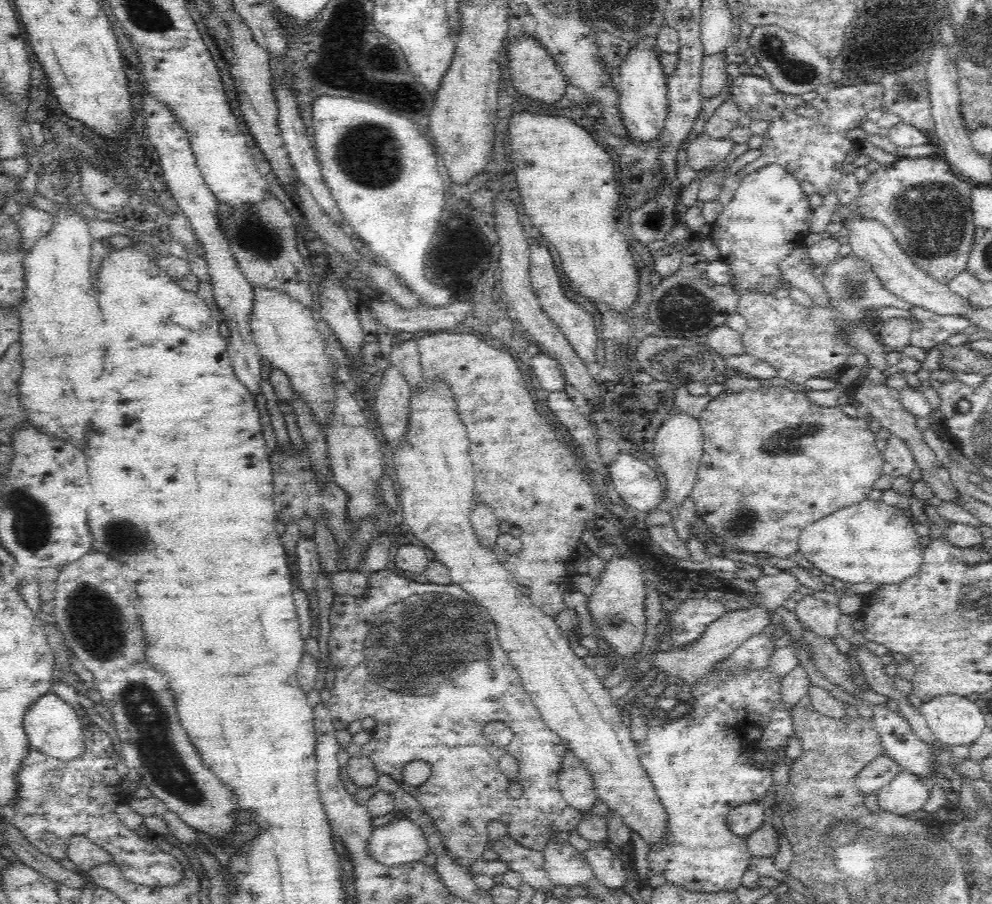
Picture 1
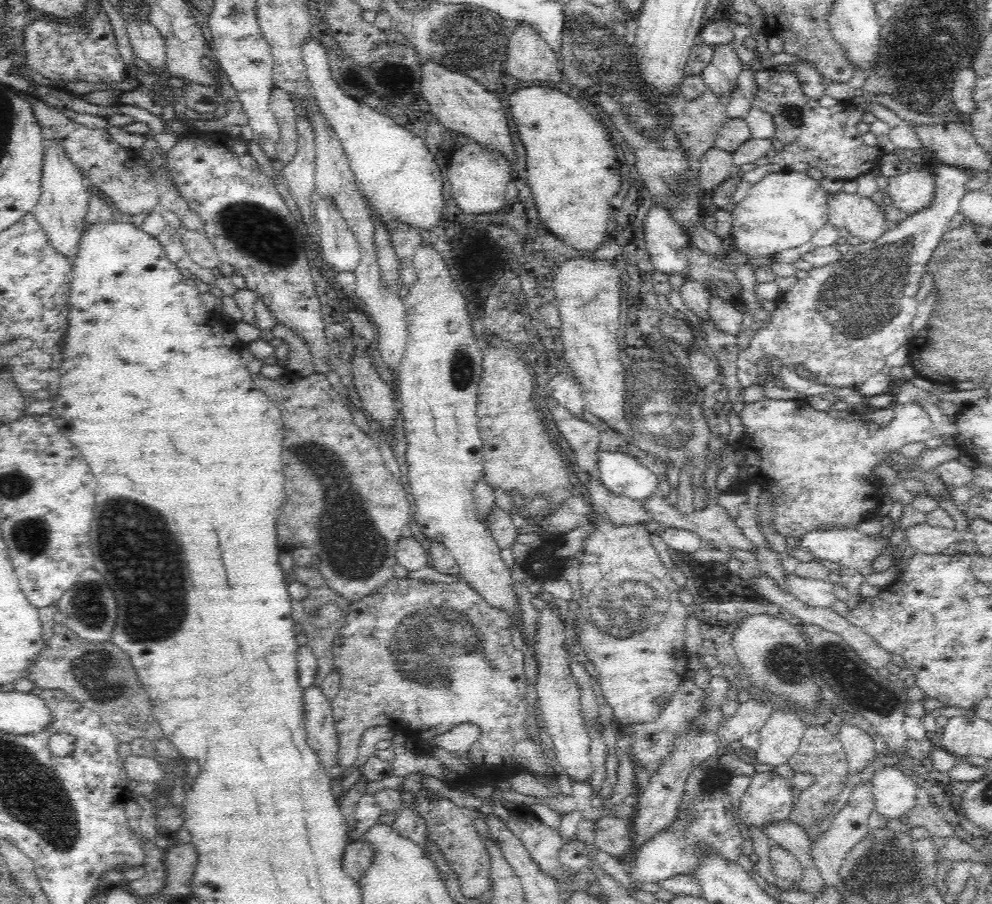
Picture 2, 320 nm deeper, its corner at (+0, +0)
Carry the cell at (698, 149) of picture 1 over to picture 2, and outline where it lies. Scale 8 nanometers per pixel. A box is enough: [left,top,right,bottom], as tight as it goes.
[698,147,735,192]

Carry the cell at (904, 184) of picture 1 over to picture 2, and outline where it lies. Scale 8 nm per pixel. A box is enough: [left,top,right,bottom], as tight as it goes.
[888,170,935,216]

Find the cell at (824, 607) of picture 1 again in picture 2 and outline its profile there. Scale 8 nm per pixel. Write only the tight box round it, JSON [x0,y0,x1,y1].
[786,571,837,606]

